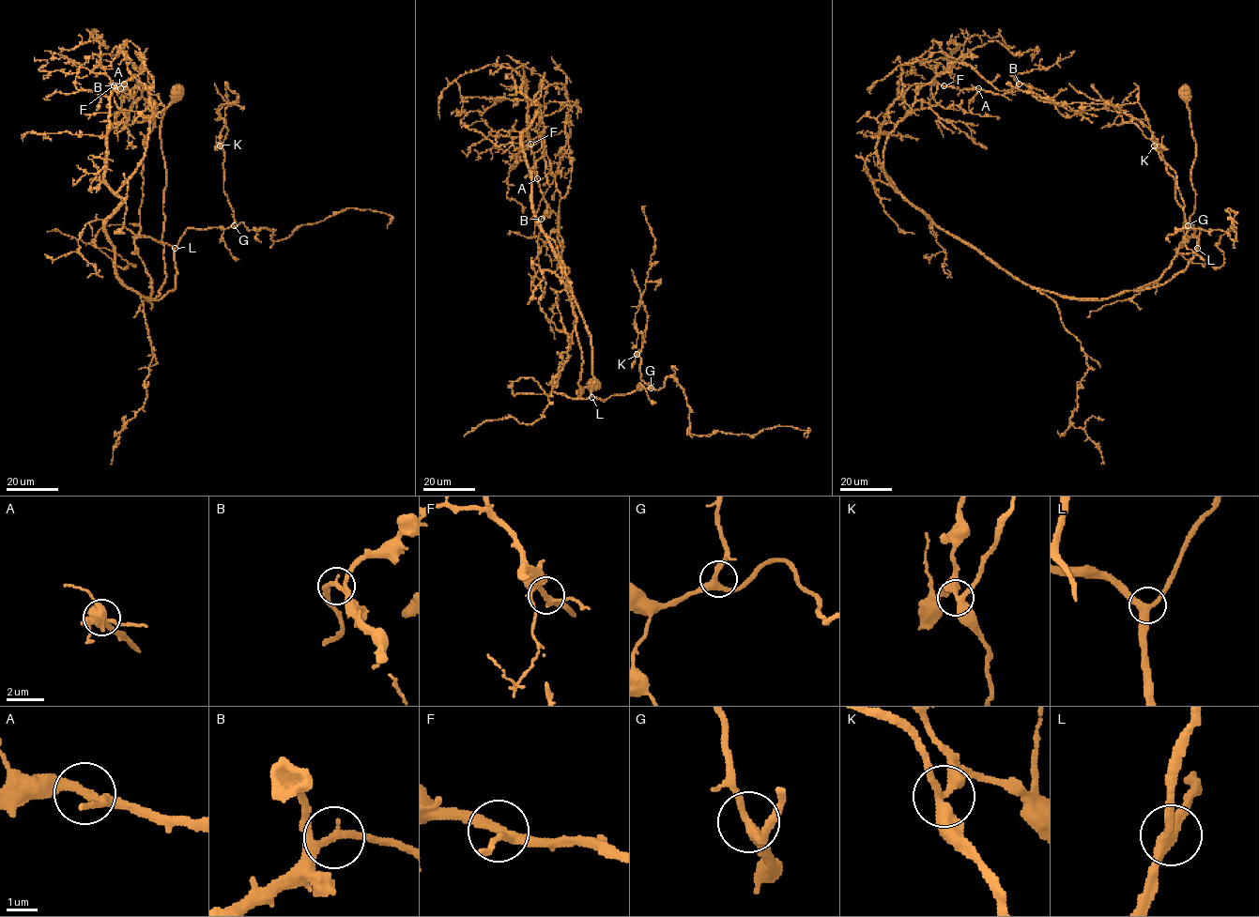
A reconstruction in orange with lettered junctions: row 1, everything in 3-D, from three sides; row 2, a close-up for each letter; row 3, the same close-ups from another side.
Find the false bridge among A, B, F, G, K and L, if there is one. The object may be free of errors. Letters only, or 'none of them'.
none of them

